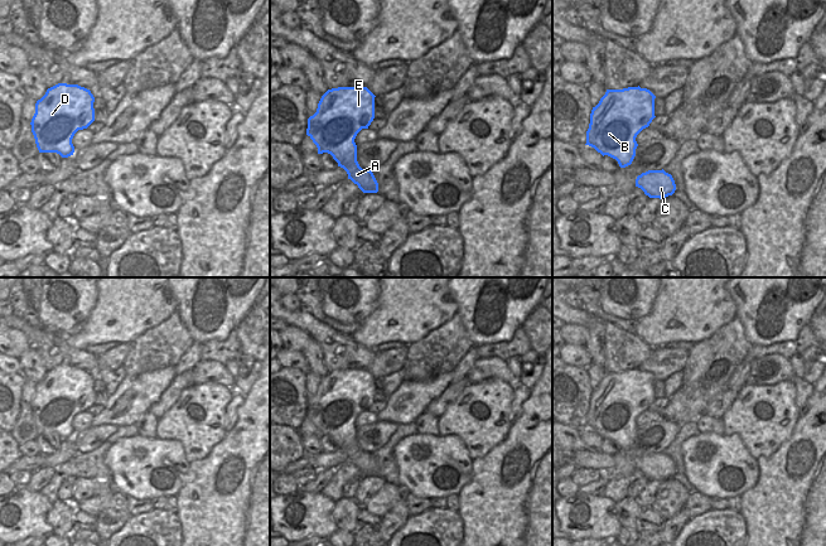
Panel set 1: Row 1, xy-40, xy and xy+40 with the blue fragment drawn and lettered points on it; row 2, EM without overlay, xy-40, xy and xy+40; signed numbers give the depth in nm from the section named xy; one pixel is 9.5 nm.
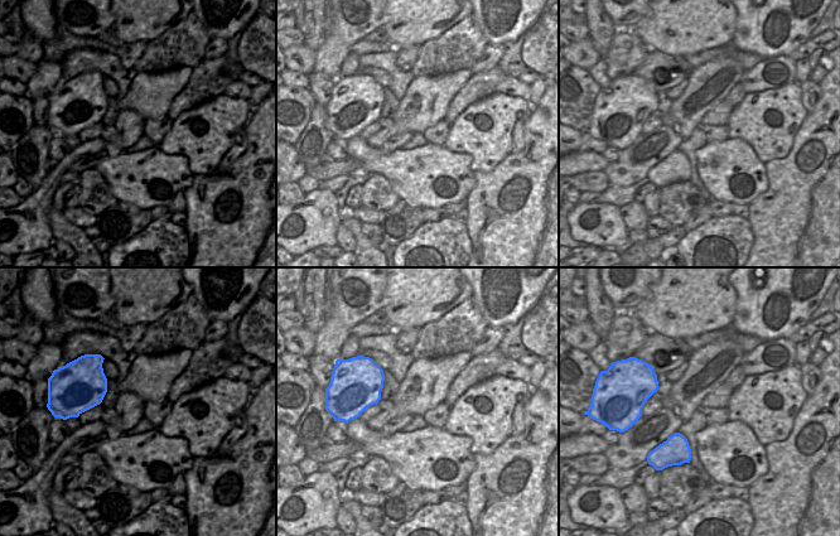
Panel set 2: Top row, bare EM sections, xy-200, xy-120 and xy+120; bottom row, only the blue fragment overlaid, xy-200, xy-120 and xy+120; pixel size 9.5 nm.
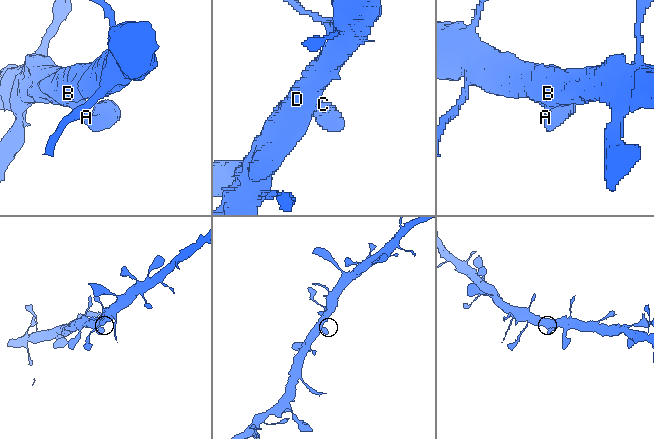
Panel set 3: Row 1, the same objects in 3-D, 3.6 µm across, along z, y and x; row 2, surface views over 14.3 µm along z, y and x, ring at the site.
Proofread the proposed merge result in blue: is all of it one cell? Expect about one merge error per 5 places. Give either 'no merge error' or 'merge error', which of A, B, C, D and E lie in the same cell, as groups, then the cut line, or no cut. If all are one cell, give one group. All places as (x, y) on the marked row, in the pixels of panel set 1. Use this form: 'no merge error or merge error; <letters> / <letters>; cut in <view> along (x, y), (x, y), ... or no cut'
no merge error; A B C D E; no cut

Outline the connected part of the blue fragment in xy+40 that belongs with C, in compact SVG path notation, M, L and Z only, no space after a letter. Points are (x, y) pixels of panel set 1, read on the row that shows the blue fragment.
M648 170L636 179L636 187L641 188L649 198L666 198L676 190L671 174L662 170Z

